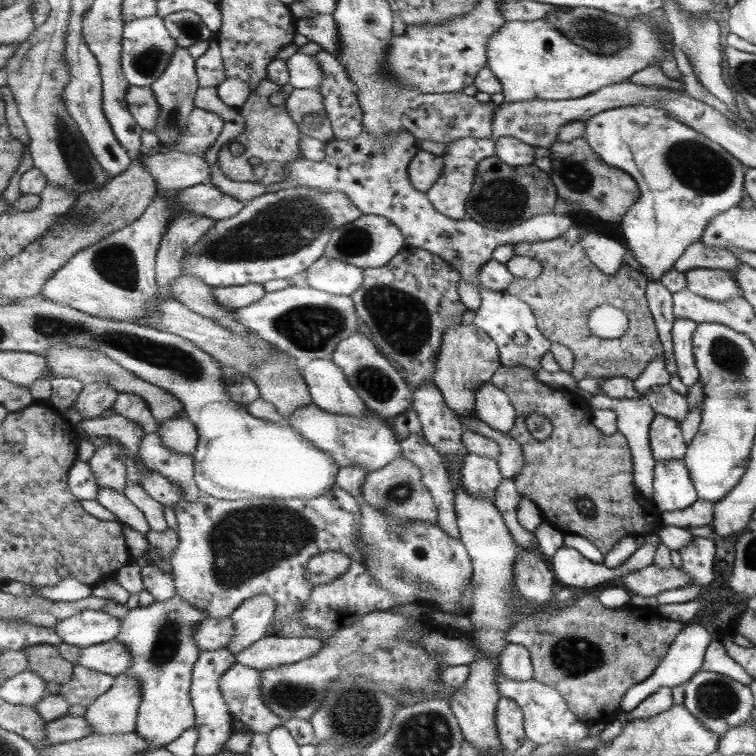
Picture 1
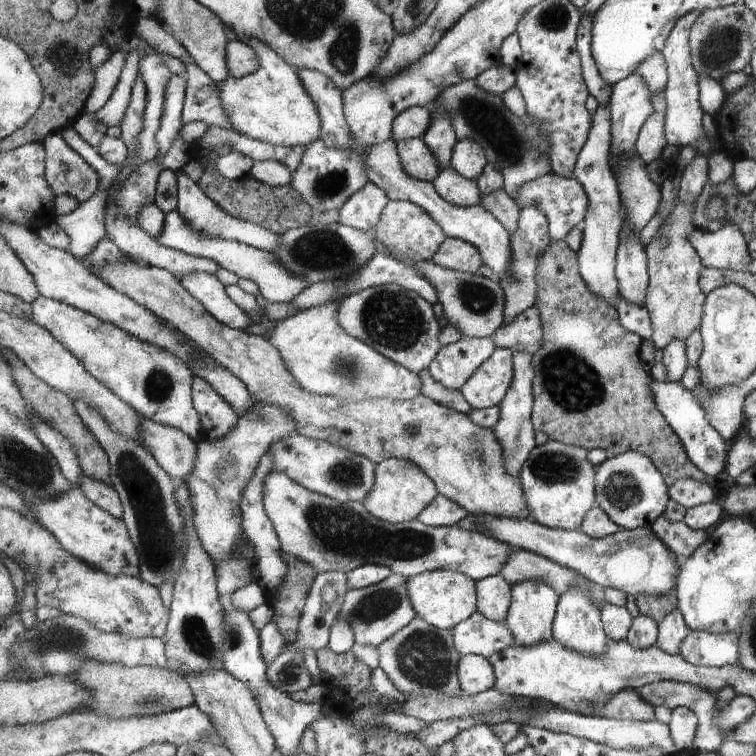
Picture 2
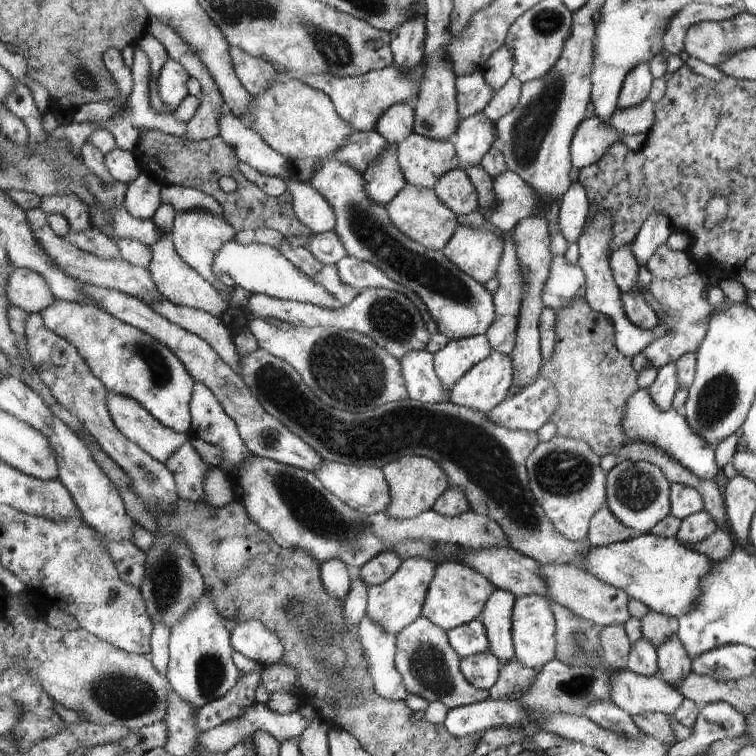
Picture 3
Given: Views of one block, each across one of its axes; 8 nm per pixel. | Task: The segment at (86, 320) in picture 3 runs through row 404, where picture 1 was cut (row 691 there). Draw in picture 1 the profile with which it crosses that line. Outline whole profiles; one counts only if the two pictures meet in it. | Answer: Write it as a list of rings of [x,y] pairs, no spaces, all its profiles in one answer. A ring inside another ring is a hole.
[[[179,593],[166,601],[155,601],[146,607],[137,607],[123,618],[122,629],[116,638],[131,651],[132,665],[125,672],[135,677],[142,686],[142,704],[138,711],[138,729],[140,737],[151,741],[153,748],[166,747],[177,741],[186,730],[196,726],[195,708],[191,704],[191,674],[197,658],[203,650],[195,640],[196,626],[209,617],[209,613],[197,608],[192,602],[184,599]]]

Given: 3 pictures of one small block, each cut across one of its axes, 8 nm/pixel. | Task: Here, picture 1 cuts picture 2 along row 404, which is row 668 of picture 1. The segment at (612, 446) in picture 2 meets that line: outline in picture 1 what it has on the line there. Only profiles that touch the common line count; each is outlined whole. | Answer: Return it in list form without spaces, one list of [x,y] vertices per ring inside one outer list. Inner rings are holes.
[[[585,595],[567,603],[562,610],[530,614],[515,623],[506,638],[530,650],[534,678],[556,688],[579,719],[586,724],[599,721],[606,723],[617,718],[619,702],[626,696],[626,692],[632,686],[646,681],[658,669],[685,624],[663,617],[655,608],[633,606],[630,610],[612,609],[605,606],[599,596]]]

